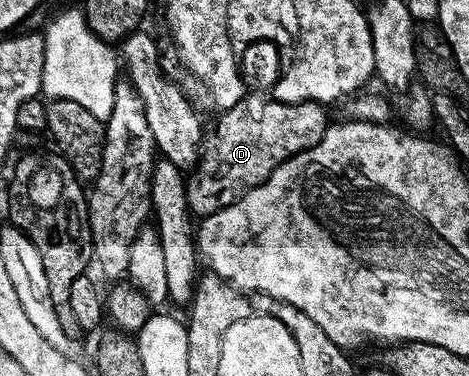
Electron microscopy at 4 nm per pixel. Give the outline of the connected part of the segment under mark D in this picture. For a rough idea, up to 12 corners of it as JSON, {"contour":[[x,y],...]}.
{"contour":[[327,108],[225,112],[186,184],[215,215],[324,137]]}

